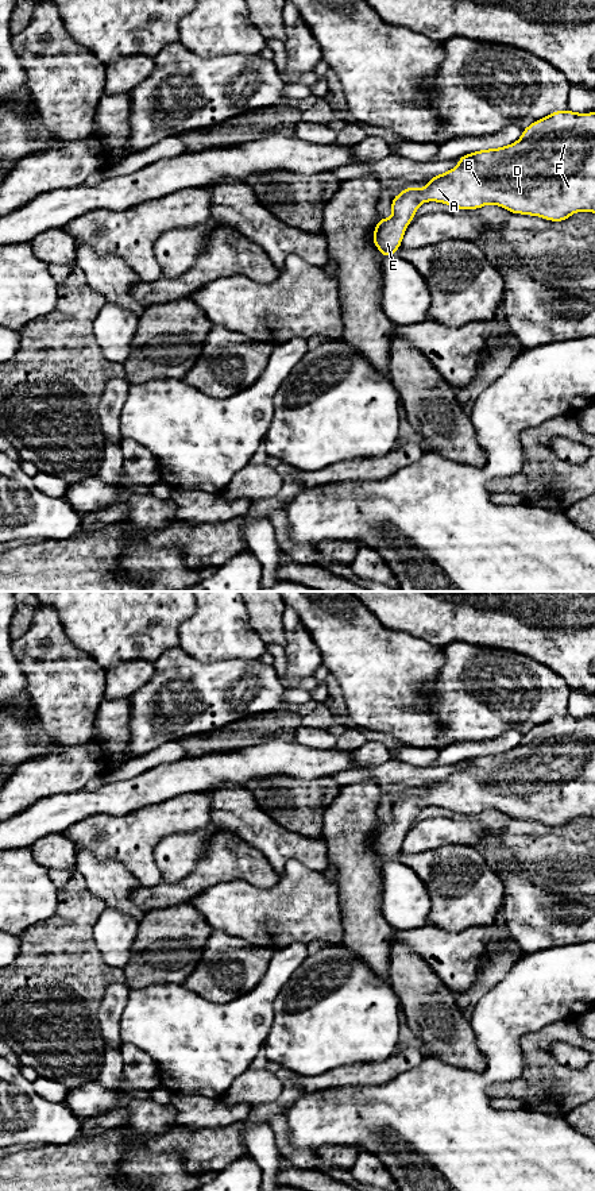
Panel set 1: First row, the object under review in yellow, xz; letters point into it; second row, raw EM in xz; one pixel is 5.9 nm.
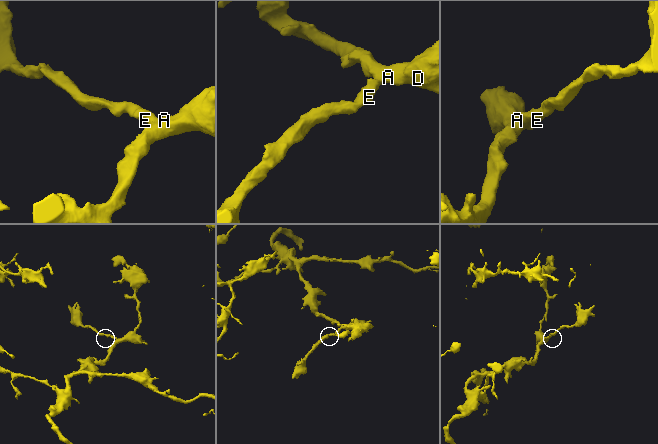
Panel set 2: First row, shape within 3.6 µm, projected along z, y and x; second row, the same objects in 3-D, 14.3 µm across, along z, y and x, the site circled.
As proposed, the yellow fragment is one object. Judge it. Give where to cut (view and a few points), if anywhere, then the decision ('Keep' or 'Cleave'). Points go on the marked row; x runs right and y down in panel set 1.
No split. Keep

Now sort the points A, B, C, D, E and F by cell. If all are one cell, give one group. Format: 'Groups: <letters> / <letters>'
Groups: A B C D E F

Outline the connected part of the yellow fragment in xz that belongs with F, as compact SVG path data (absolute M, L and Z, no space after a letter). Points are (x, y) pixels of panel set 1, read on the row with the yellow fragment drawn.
M552 112L530 126L513 144L459 157L459 165L426 181L424 189L405 188L391 201L393 217L380 217L372 240L386 258L395 254L418 205L438 201L459 209L497 204L511 213L563 221L576 211L595 213L595 112Z

